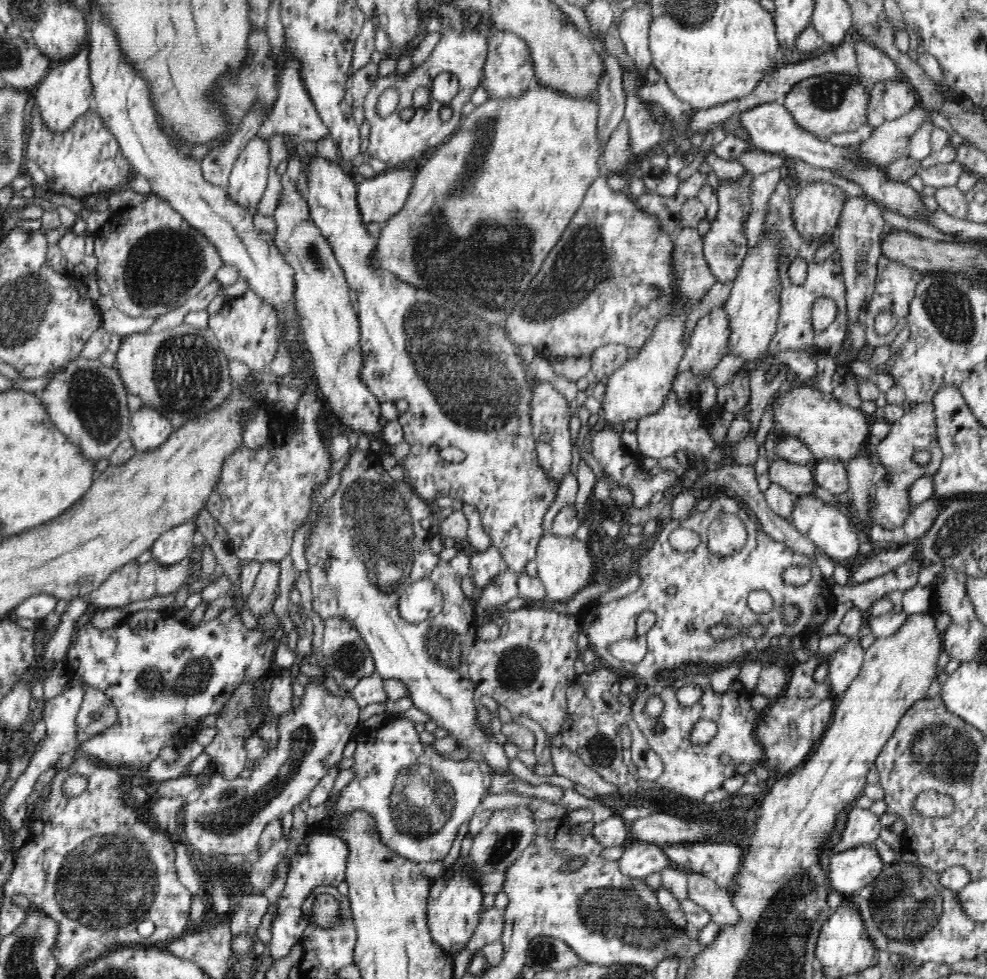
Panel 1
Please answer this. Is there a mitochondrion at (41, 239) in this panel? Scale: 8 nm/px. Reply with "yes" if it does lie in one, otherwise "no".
no

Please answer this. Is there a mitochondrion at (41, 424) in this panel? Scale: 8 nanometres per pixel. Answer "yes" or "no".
no

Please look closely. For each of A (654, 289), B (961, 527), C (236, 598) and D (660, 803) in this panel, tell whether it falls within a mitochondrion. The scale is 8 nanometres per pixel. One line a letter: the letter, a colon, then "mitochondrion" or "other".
A: mitochondrion
B: mitochondrion
C: other
D: other

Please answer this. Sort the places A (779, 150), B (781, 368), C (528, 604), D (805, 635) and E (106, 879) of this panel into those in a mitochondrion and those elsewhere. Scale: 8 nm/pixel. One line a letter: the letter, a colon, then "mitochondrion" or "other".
A: other
B: other
C: other
D: other
E: mitochondrion

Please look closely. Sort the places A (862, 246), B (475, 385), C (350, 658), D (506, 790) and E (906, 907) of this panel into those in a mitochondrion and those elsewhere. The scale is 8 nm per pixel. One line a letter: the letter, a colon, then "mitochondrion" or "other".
A: mitochondrion
B: mitochondrion
C: mitochondrion
D: other
E: mitochondrion

